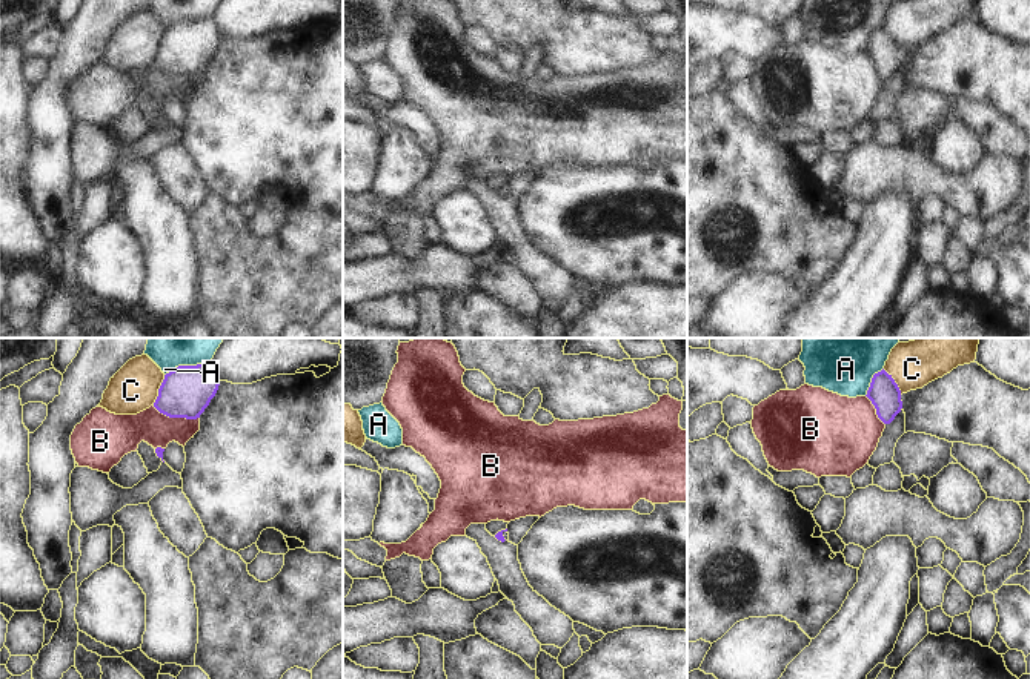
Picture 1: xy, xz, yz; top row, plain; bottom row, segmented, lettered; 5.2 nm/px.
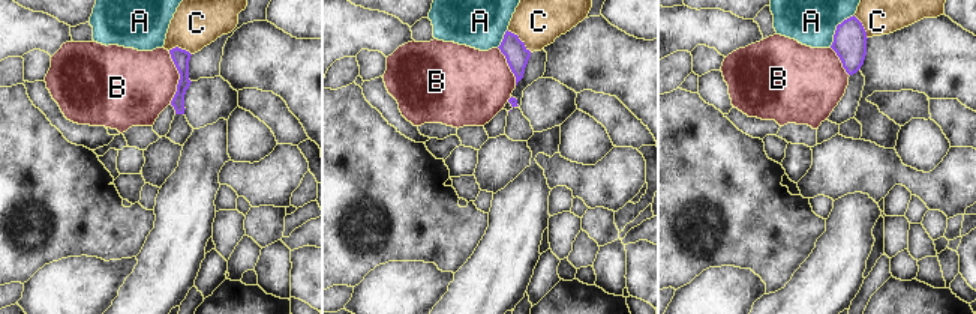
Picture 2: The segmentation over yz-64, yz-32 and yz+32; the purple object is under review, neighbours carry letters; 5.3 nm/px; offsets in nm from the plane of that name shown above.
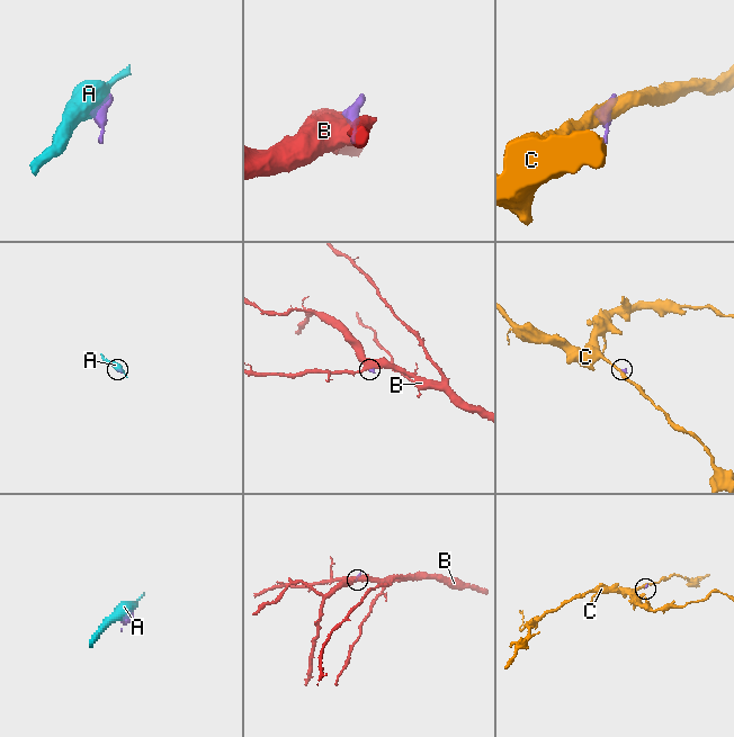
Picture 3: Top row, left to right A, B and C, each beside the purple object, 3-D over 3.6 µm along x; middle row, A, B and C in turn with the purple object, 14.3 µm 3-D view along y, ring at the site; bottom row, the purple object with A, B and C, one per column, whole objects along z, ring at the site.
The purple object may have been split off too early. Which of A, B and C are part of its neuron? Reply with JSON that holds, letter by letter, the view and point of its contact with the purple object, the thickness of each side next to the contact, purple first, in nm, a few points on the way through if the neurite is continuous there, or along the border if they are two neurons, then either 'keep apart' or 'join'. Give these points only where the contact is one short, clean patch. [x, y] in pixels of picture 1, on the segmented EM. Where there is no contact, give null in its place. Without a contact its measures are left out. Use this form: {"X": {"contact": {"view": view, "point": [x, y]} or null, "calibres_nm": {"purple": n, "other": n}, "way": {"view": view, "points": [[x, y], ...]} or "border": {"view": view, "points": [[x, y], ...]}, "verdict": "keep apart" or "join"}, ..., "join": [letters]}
{"A": {"contact": {"view": "xy", "point": [188, 366]}, "calibres_nm": {"purple": 260, "other": 280}, "verdict": "keep apart"}, "B": {"contact": {"view": "xy", "point": [176, 417]}, "calibres_nm": {"purple": 260, "other": 170}, "border": {"view": "xy", "points": [[152, 404], [169, 417], [199, 418]]}, "verdict": "keep apart"}, "C": {"contact": {"view": "xy", "point": [159, 389]}, "calibres_nm": {"purple": 260, "other": 240}, "verdict": "keep apart"}, "join": []}

